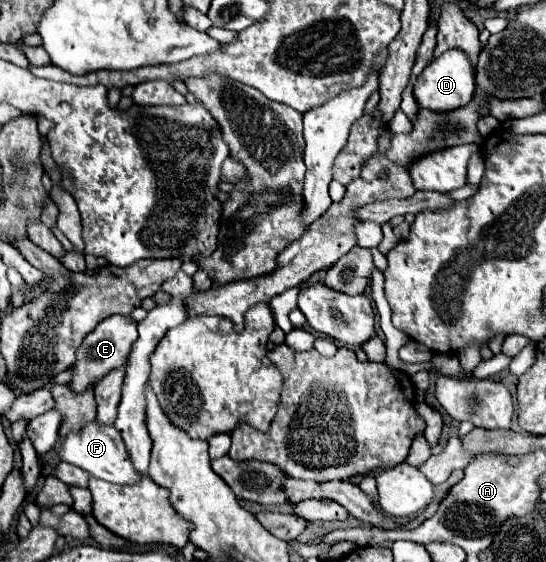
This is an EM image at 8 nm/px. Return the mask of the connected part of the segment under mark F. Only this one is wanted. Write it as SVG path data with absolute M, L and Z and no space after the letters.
M87 424L87 428L83 428L81 432L75 432L71 436L65 438L65 442L61 444L59 450L59 458L71 464L77 464L79 468L87 470L89 474L93 474L95 478L113 482L113 484L137 484L141 474L133 468L129 454L125 450L125 444L119 436L119 432L115 430L115 426L99 426L99 424Z

